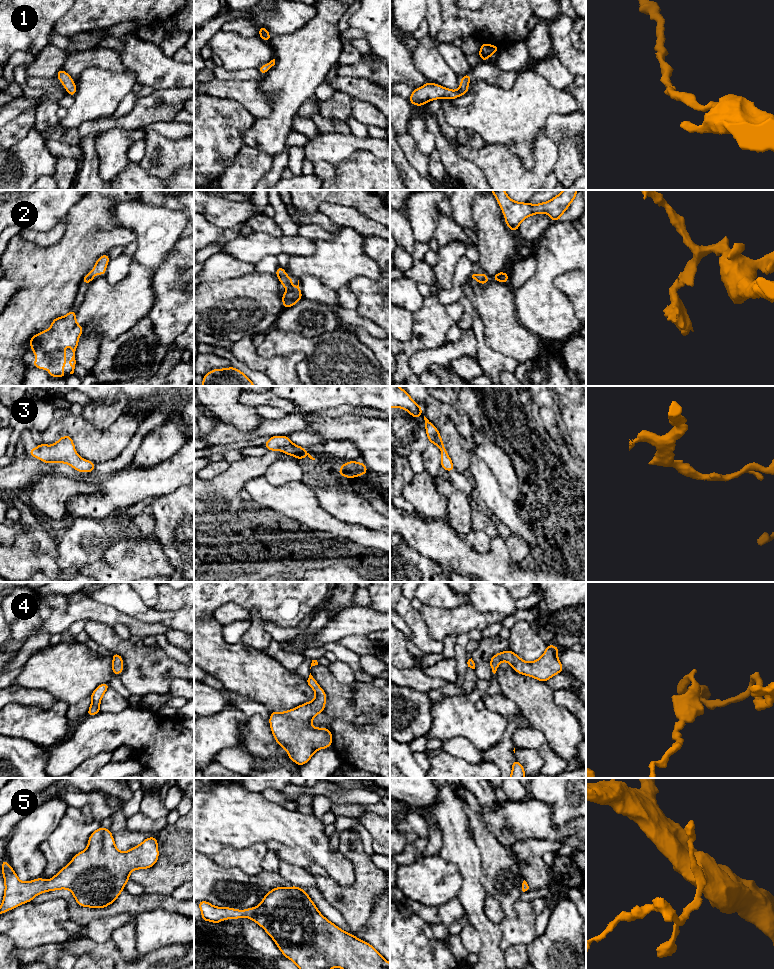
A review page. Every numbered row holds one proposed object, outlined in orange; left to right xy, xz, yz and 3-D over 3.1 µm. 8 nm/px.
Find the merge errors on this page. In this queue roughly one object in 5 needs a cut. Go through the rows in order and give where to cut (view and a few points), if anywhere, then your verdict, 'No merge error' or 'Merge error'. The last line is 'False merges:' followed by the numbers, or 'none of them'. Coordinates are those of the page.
1: No split. No merge error
2: No split. No merge error
3: No split. No merge error
4: No split. No merge error
5: No split. No merge error
False merges: none of them

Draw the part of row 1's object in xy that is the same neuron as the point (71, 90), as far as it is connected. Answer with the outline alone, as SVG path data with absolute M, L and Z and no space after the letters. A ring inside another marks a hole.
M62 69L57 72L56 76L64 85L65 89L67 90L67 93L74 97L76 94L76 84L73 82L71 76Z

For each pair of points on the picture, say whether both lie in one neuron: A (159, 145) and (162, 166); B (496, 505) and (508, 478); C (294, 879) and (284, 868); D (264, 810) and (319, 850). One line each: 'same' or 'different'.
A: same
B: different
C: same
D: same

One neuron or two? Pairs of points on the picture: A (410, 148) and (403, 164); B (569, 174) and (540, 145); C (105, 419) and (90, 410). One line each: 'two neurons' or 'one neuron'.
A: two neurons
B: two neurons
C: one neuron

